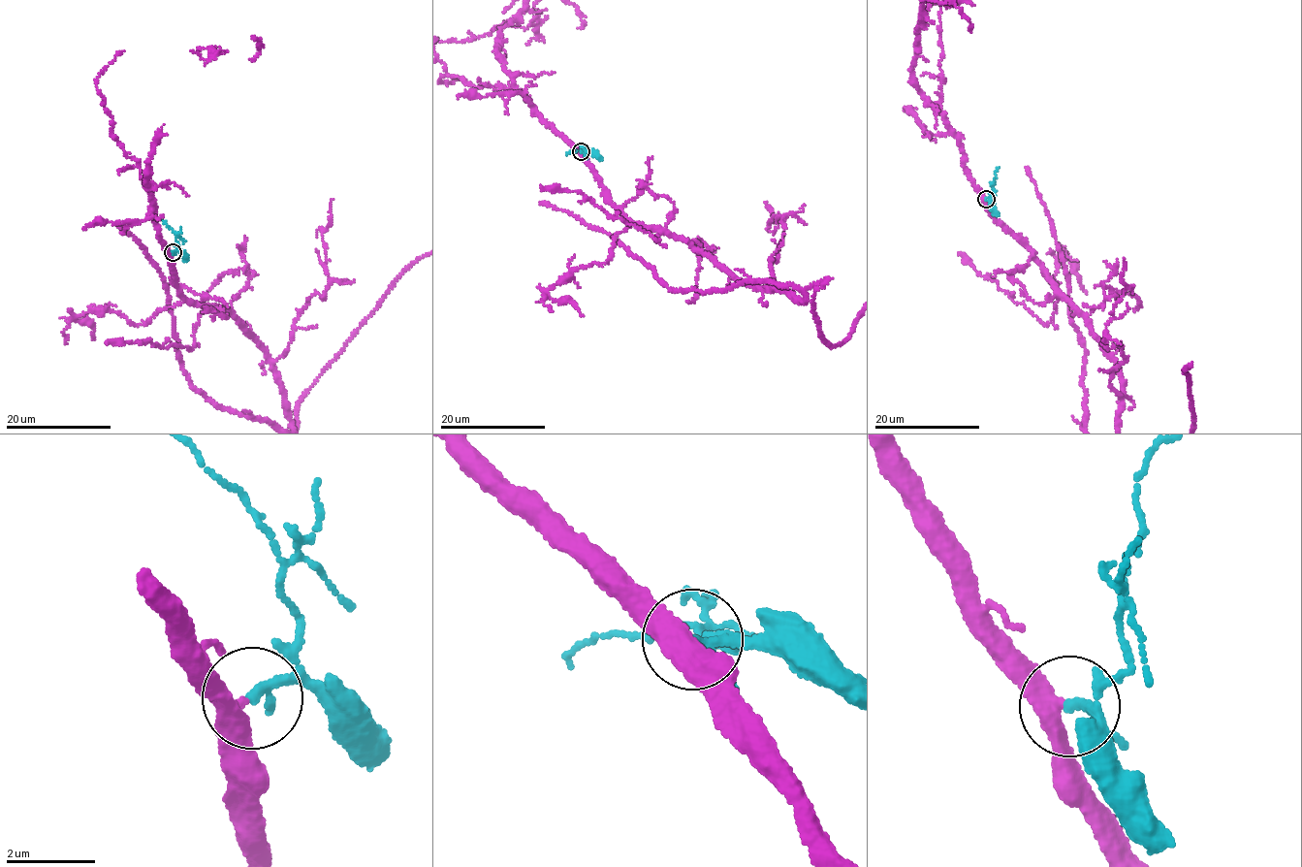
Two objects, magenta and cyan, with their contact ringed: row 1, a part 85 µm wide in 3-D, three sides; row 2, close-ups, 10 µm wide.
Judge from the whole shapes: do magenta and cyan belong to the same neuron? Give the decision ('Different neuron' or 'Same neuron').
Same neuron

